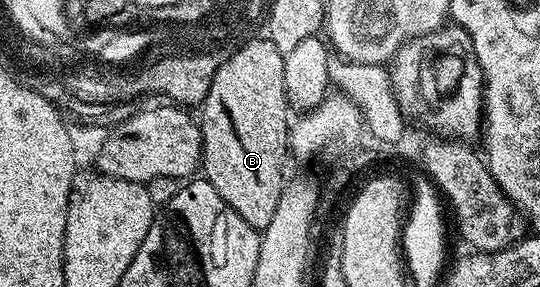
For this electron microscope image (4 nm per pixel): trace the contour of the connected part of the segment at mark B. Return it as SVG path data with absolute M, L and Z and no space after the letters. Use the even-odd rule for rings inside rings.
M267 38L251 40L241 43L236 52L222 62L218 74L214 74L214 82L210 82L210 90L199 109L200 116L198 112L198 123L203 179L208 180L252 228L262 230L270 226L270 218L274 218L274 210L278 210L278 198L284 193L284 163L290 160L290 105L284 81L284 53Z

